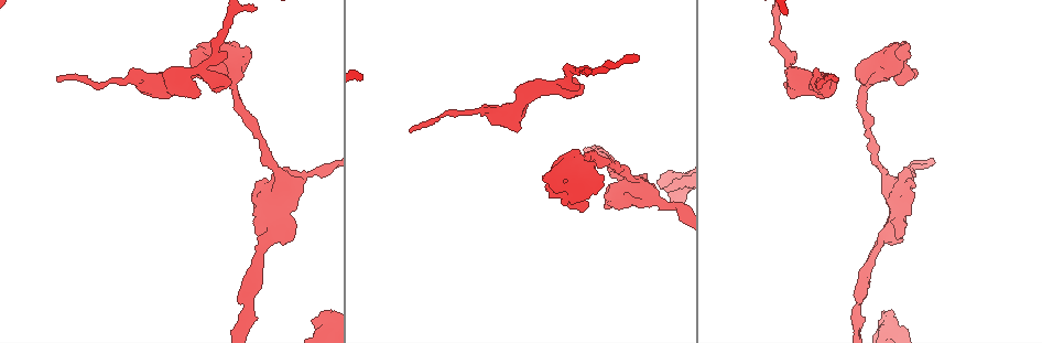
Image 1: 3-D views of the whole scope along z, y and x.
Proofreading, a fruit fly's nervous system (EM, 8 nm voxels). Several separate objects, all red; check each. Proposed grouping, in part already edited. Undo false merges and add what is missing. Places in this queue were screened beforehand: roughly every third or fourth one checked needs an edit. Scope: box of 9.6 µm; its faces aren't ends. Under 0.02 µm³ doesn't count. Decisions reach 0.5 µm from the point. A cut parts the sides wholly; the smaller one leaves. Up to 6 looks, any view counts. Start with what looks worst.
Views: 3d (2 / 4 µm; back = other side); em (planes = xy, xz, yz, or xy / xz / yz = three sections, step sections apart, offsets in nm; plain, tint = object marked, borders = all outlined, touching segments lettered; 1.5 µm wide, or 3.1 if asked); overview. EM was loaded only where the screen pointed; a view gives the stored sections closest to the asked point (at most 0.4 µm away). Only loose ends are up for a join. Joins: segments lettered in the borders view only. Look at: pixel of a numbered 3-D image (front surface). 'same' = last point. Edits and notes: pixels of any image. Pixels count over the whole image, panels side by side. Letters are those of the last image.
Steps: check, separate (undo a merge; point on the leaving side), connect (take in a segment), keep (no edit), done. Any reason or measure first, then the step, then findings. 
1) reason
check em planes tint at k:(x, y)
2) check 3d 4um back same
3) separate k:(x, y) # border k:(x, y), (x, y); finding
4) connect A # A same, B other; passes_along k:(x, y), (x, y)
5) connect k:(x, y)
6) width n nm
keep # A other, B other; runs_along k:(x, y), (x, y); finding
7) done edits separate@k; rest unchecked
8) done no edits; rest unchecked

branch stops here
check em yz step 4 borders at 1:(886, 315)

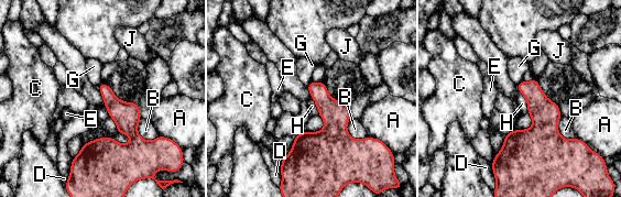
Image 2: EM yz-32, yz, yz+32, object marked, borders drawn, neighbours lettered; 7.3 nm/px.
another direction
check em planes borders same

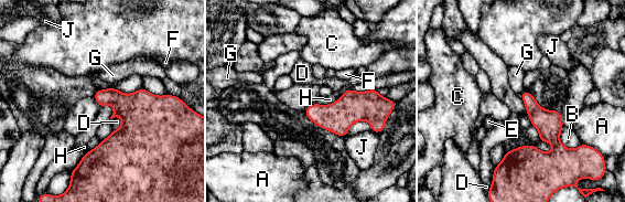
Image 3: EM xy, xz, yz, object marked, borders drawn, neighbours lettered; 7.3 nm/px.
keep # A other, B other, C other, D other, E other, F other, G other, H other, J other; border 3:(342, 96), (329, 104), (315, 103); no lettered segment goes on from it

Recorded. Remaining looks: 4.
free end
check 3d 4um back at 1:(201, 93)

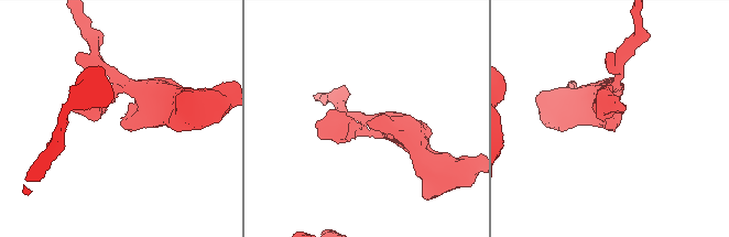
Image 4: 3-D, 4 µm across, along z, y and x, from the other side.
check em xy step 8 tint at 4:(368, 126)

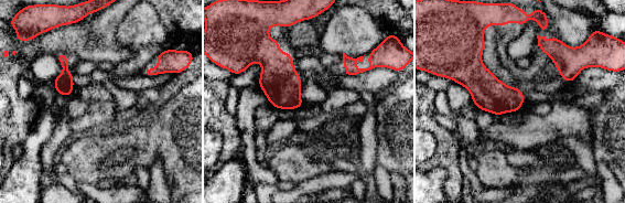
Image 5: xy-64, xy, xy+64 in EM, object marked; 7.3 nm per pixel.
check em planes borders same

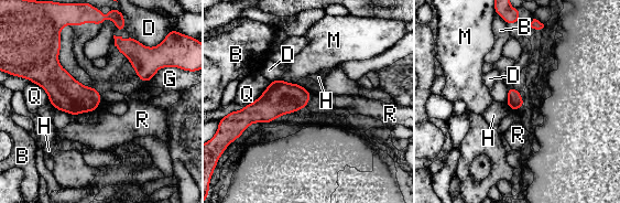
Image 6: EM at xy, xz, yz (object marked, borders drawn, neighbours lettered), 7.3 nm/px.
keep # B other, D other, G other, H other, M other, Q other, R other; border 6:(506, 104), (512, 109); none of them fits

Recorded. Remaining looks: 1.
long arm stops here
check em xy step 8 borders at 1:(57, 77)

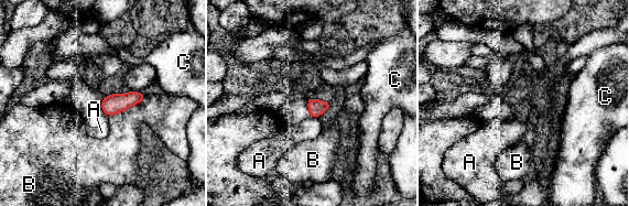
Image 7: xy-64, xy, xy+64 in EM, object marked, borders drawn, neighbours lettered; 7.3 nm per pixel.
keep # A other, B other, C other; no lettered segment goes on from it

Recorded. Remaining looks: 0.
done no edits; rest unchecked

